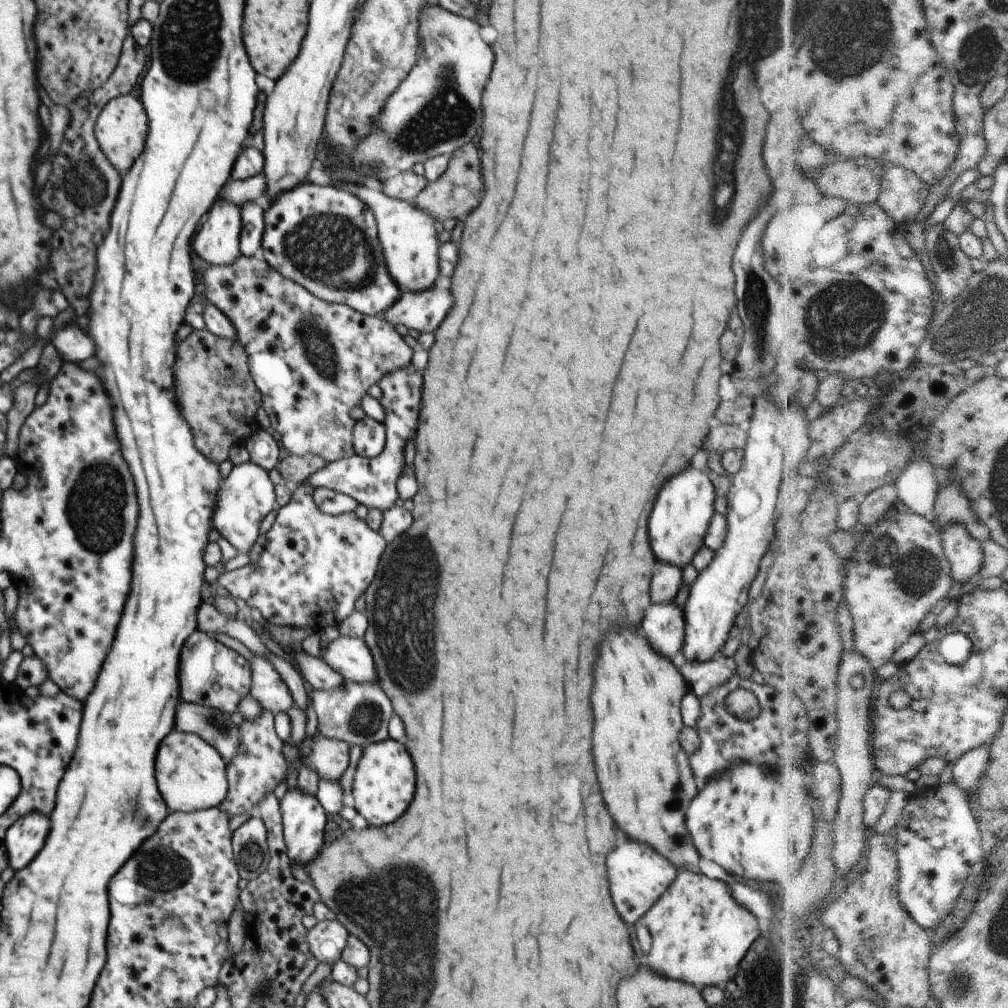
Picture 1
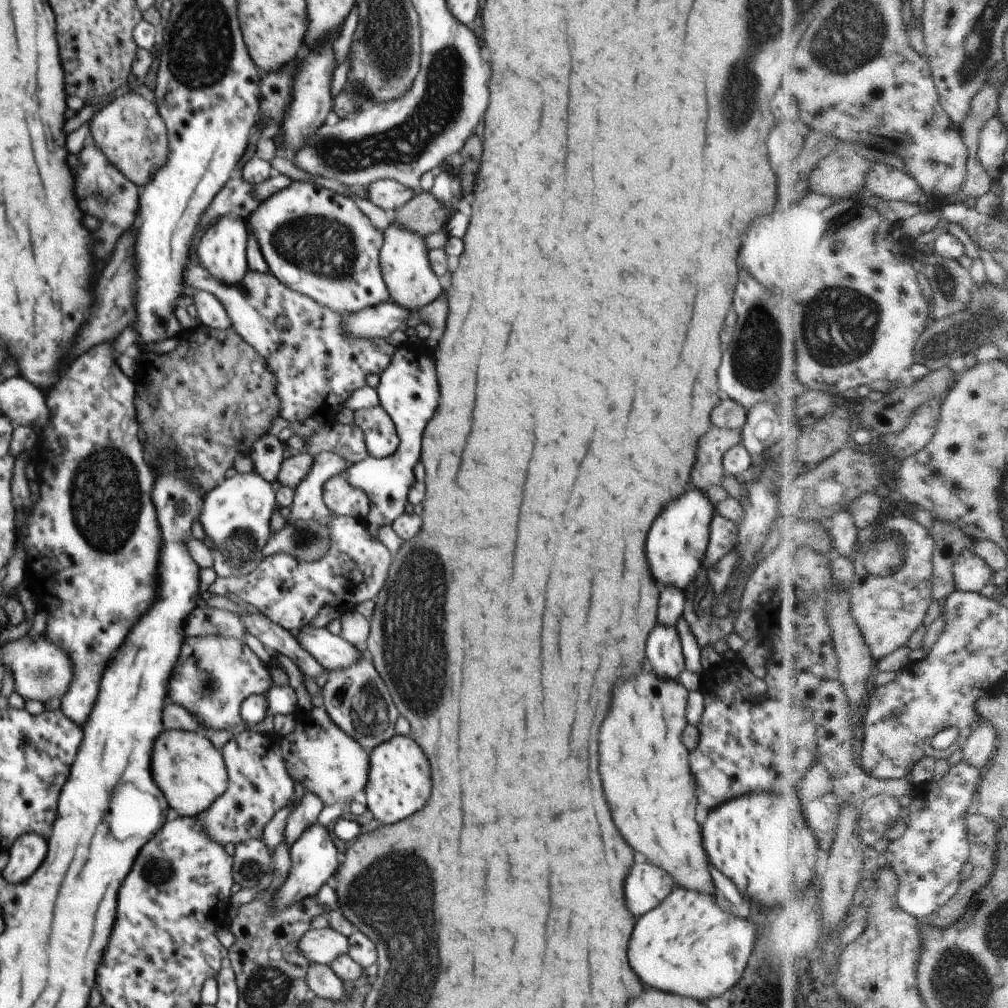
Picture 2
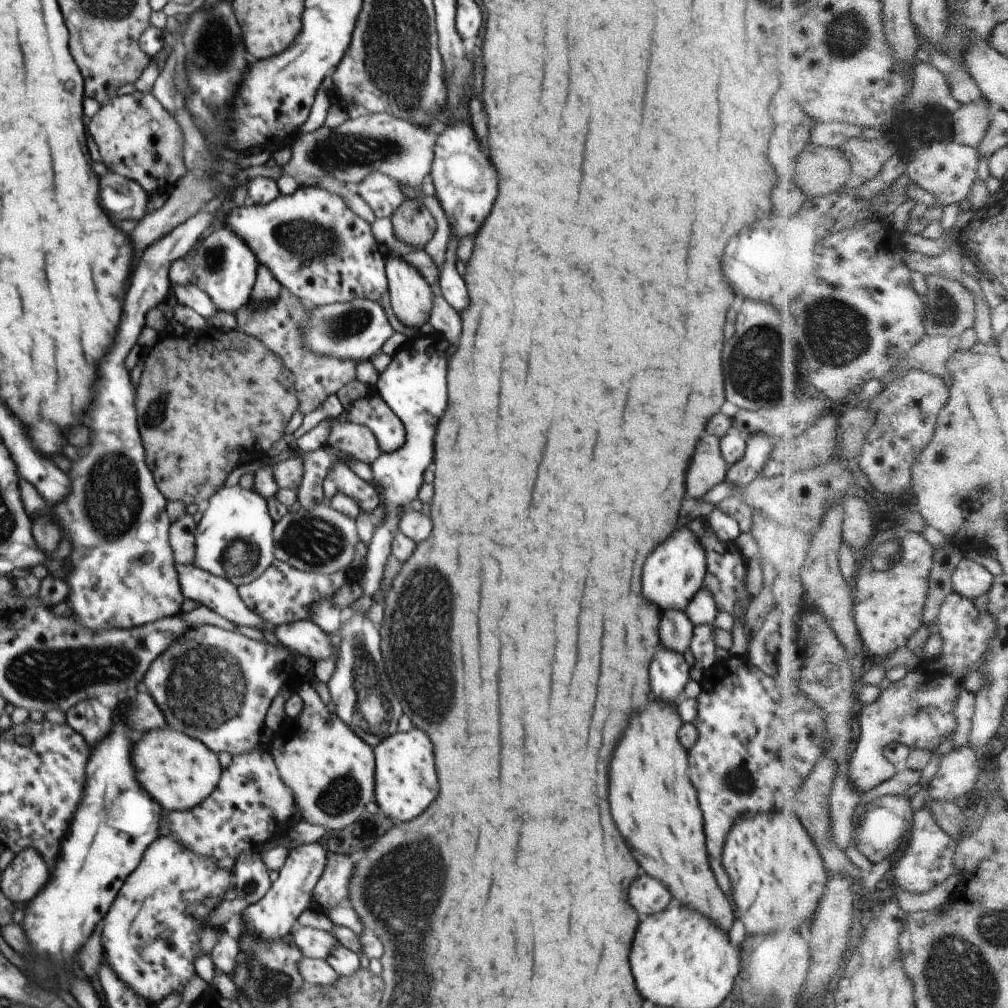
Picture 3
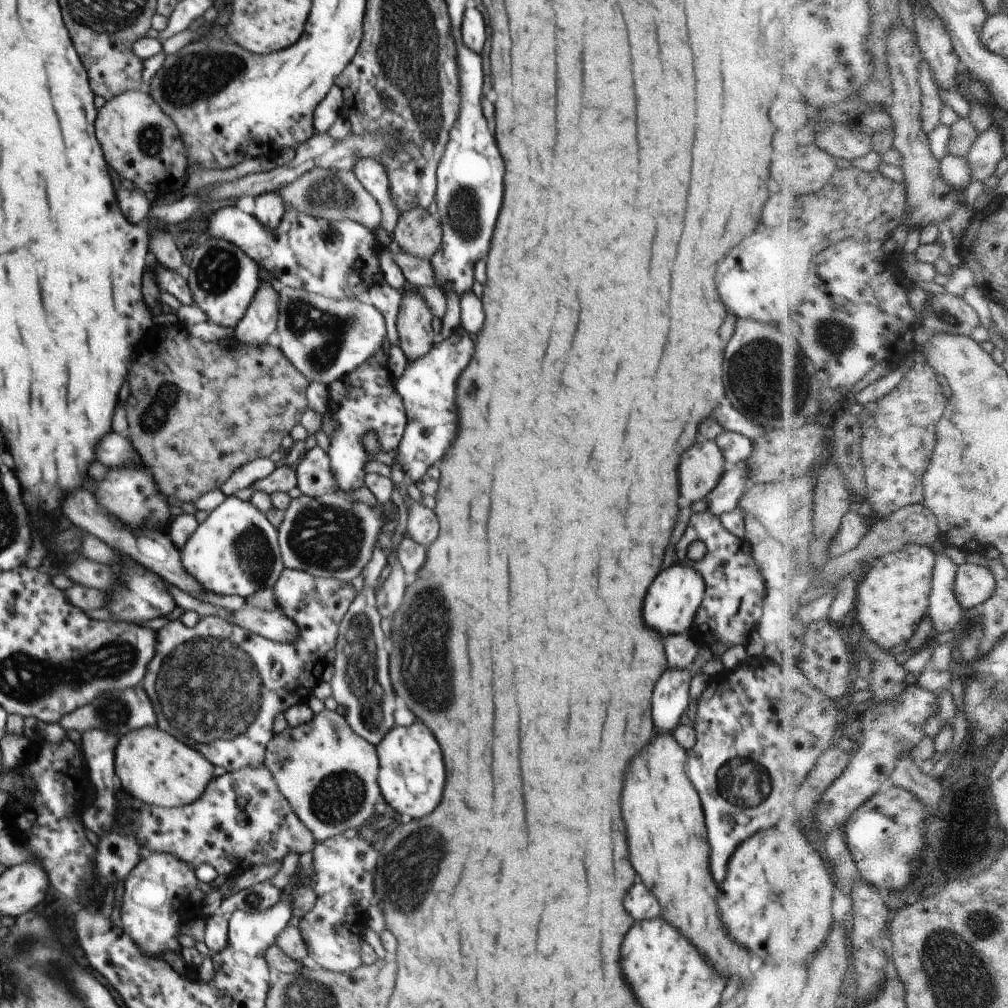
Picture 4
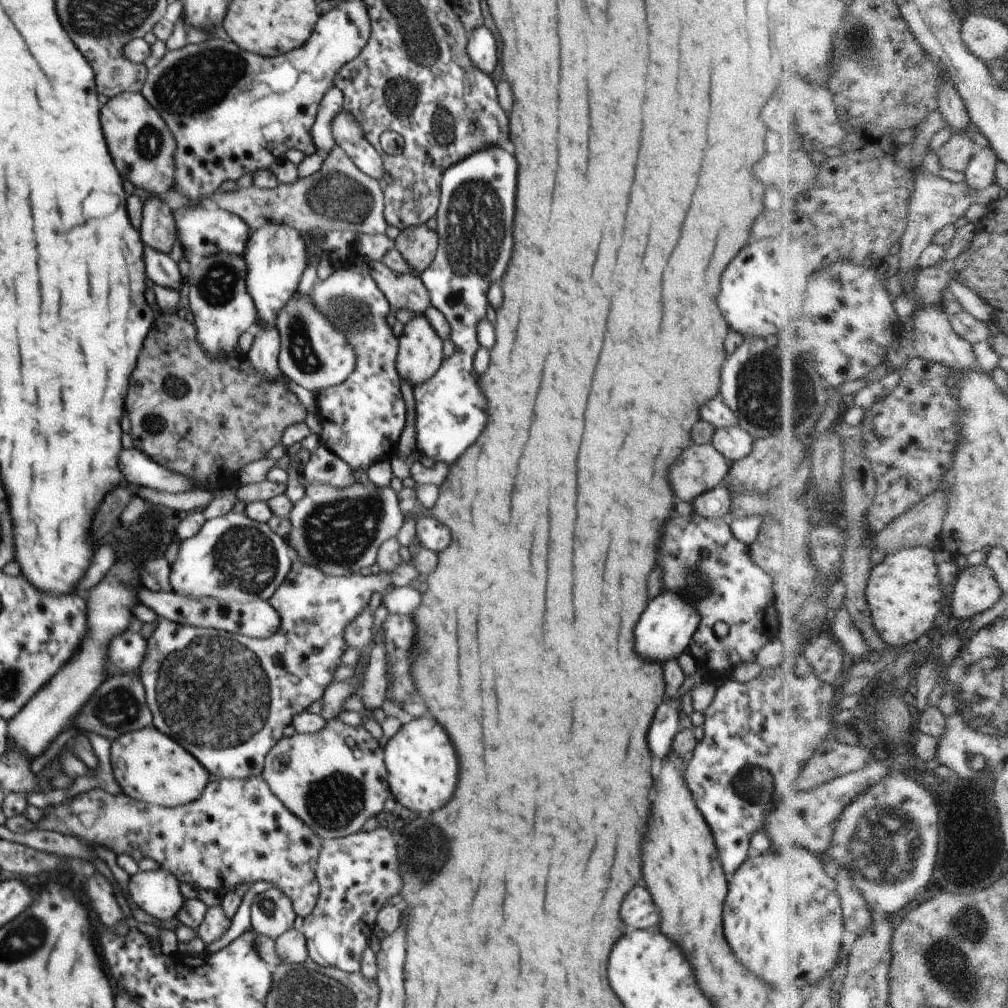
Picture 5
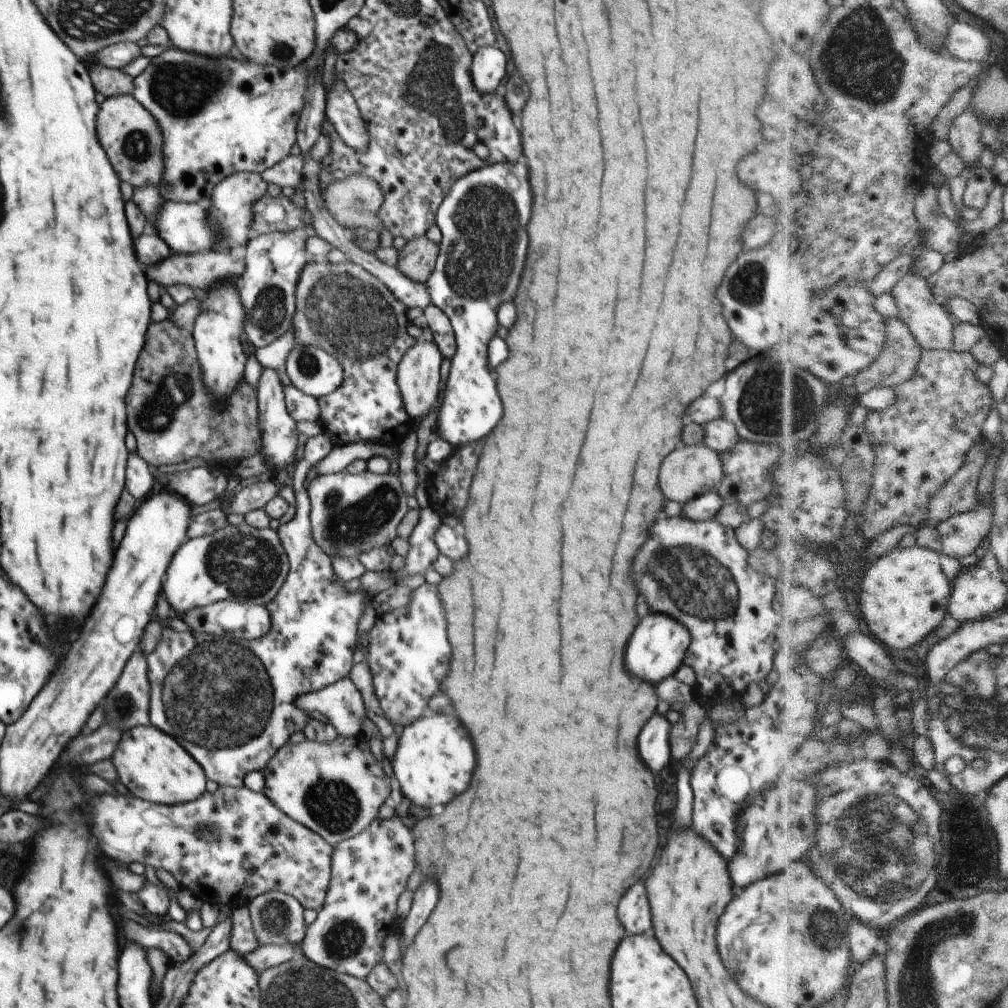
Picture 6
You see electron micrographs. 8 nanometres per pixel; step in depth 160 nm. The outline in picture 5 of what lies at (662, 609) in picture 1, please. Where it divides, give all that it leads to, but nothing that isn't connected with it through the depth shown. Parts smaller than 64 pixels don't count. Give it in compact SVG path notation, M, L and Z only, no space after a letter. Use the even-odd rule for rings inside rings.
M667 694L662 706L658 708L650 730L648 730L648 746L650 752L658 758L666 758L672 752L672 743L676 734L681 729L680 726L680 713L682 709L687 706L687 699L674 697L677 699L669 698Z

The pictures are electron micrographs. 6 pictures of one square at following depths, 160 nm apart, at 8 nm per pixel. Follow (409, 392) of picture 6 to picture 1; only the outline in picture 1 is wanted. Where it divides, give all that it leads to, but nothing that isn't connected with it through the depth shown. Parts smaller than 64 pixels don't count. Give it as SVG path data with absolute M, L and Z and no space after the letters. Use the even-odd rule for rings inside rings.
M316 162L314 168L306 176L308 182L321 186L338 186L348 190L350 194L358 196L374 214L377 223L377 236L382 254L384 254L384 263L386 270L394 282L400 286L401 293L421 292L434 287L436 279L440 274L440 243L438 237L439 223L434 220L432 214L426 214L426 210L420 210L416 204L390 198L382 192L380 185L362 183L362 186L350 184L344 180L332 180L328 172L324 172L323 167Z

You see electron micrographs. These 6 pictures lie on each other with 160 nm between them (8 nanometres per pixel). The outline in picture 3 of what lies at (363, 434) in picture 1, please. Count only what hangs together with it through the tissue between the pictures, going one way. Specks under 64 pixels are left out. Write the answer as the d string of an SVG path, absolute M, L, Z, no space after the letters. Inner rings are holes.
M378 392L356 399L346 411L346 420L368 427L383 453L393 453L405 441L405 426Z

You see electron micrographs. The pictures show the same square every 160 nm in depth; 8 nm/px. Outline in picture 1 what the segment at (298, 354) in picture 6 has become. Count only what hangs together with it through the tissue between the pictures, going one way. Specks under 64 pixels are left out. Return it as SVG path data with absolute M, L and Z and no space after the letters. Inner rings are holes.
M430 288L421 292L404 292L383 314L392 325L404 325L419 333L434 332L452 306L450 292Z

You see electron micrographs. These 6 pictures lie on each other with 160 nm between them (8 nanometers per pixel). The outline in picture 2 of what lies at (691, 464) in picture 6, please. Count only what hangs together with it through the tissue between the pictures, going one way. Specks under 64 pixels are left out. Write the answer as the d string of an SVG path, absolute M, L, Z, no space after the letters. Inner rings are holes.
M710 426L710 430L700 438L698 458L692 468L692 482L698 490L707 492L712 486L721 486L725 475L722 466L724 454L742 444L742 434L738 429L718 430Z

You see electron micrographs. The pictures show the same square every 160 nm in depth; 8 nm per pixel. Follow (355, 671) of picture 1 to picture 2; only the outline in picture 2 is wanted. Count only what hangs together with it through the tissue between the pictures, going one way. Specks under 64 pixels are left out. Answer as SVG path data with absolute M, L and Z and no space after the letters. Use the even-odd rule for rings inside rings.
M308 624L297 632L295 638L329 672L354 666L363 653L340 635L331 634L326 627L314 628Z

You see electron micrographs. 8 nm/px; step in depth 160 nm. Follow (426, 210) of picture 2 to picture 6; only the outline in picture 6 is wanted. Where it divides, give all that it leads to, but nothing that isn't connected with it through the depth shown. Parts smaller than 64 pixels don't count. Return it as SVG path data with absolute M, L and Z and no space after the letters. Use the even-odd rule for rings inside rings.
M426 236L408 240L399 251L398 270L413 282L426 283L439 254L439 245Z

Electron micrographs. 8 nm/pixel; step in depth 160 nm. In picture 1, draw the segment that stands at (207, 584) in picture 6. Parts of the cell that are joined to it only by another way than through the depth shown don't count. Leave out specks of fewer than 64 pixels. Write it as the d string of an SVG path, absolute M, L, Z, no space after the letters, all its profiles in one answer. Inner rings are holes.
M245 462L234 465L232 472L223 480L218 492L218 500L212 514L212 525L236 550L238 555L250 552L254 542L258 540L262 520L278 509L275 498L275 488L268 476L268 471L254 464Z

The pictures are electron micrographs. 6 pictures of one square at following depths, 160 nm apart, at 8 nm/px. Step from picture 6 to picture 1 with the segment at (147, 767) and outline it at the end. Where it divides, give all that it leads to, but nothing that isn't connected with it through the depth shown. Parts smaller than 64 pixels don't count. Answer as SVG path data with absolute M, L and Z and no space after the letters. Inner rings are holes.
M172 730L172 734L162 740L156 756L158 790L168 810L189 813L217 807L228 792L226 765L222 755L200 736Z

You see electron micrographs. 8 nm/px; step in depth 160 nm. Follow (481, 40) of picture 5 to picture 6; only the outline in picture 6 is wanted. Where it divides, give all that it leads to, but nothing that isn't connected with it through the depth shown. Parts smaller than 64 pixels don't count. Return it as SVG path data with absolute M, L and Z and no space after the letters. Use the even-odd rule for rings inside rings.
M480 48L473 56L471 75L482 94L494 94L506 76L506 56L498 48Z

